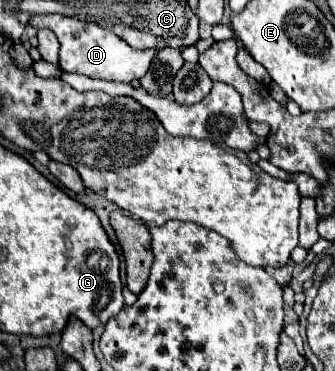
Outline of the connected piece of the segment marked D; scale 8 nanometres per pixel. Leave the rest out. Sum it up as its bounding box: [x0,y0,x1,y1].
[29,16,155,82]

